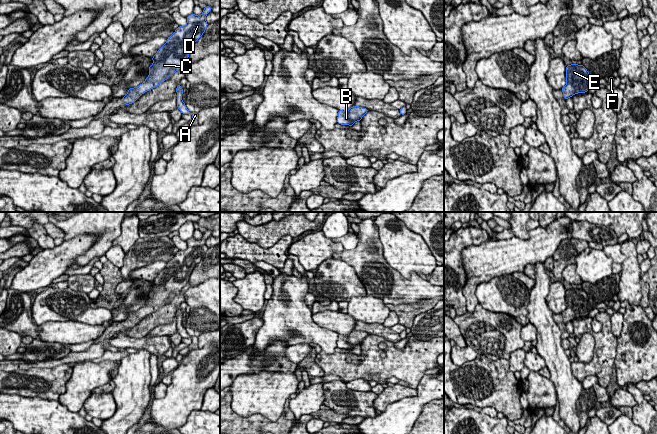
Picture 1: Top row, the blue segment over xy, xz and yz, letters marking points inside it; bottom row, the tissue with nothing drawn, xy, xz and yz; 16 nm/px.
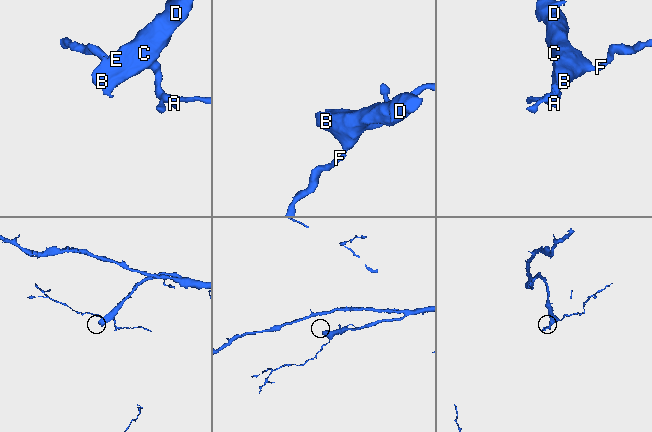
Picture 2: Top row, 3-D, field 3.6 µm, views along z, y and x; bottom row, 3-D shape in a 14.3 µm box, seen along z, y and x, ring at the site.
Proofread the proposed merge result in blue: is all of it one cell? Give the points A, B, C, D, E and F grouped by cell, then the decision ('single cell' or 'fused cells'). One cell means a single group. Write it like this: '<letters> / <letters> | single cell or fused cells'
A B C D E F | single cell

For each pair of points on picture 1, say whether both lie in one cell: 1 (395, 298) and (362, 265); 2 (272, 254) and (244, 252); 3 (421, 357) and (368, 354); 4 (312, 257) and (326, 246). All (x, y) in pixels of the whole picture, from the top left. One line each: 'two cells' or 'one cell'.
1: one cell
2: one cell
3: one cell
4: one cell

